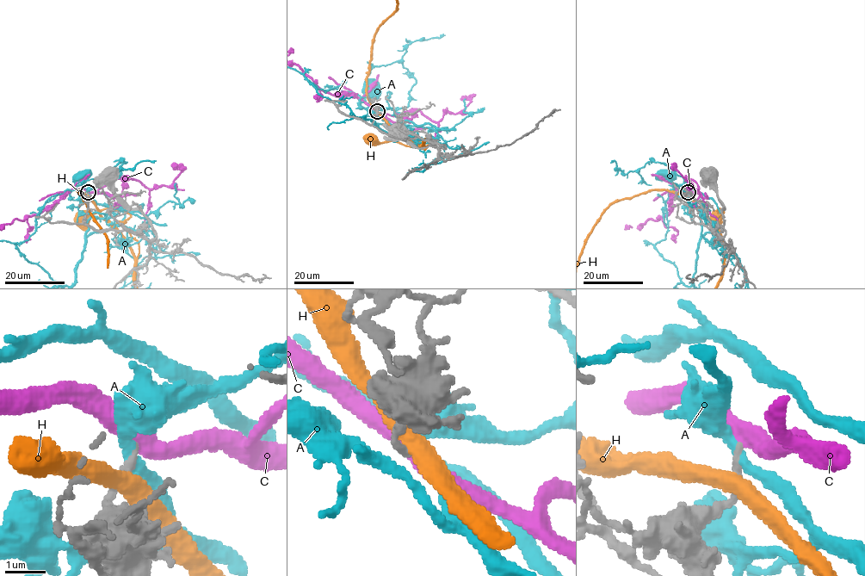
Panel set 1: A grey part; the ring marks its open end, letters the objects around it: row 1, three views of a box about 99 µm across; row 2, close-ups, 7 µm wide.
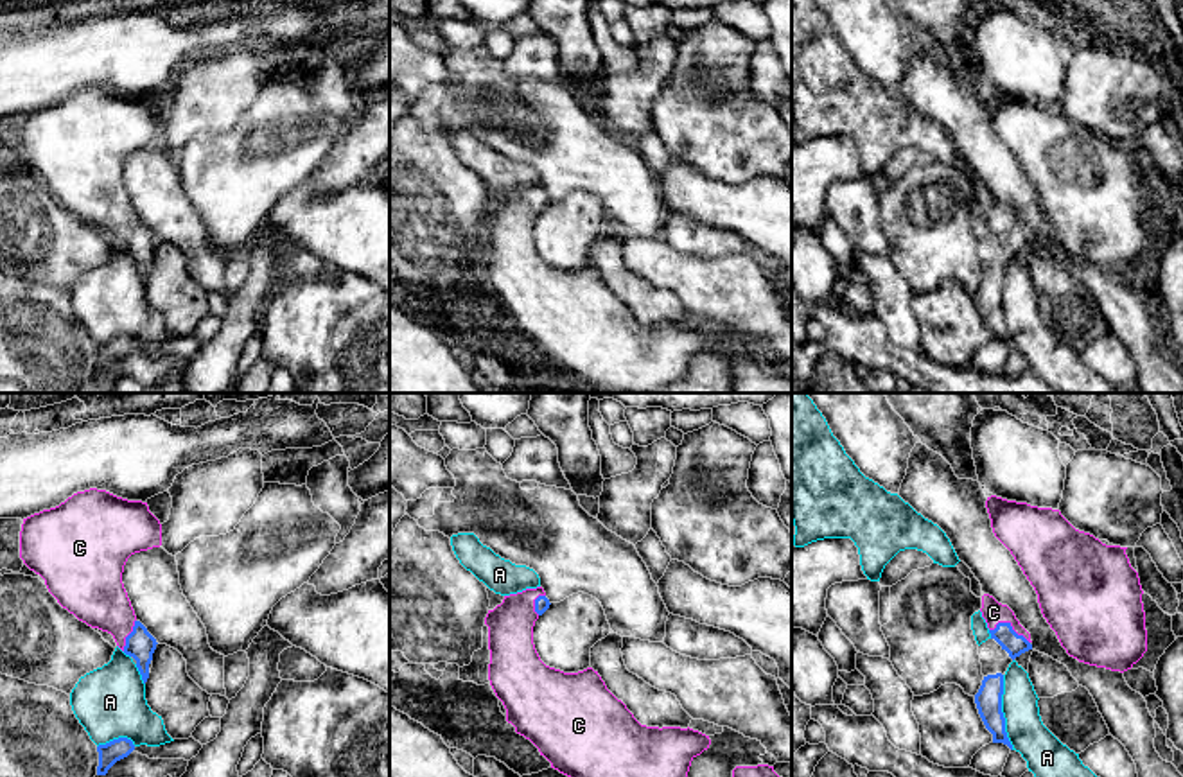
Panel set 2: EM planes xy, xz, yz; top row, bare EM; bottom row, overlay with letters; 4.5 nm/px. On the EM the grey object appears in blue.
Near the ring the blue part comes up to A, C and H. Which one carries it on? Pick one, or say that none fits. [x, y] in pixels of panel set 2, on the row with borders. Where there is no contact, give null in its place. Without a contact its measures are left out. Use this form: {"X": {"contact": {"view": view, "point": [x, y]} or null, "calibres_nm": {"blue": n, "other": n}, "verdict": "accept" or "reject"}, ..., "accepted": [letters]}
{"A": {"contact": {"view": "yz", "point": [1002, 713]}, "calibres_nm": {"blue": 120, "other": 170}, "verdict": "reject"}, "C": {"contact": {"view": "yz", "point": [1009, 625]}, "calibres_nm": {"blue": 100, "other": 100}, "verdict": "accept"}, "H": {"contact": null, "verdict": "reject"}, "accepted": ["C"]}

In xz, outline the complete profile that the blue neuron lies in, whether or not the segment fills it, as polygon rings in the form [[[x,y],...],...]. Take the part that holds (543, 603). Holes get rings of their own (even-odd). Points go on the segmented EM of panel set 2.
[[[542,587],[526,589],[504,596],[485,617],[488,680],[506,709],[506,721],[567,777],[688,777],[691,761],[709,748],[709,736],[689,727],[641,725],[592,668],[564,673],[546,666],[533,644],[533,626],[549,605]]]

